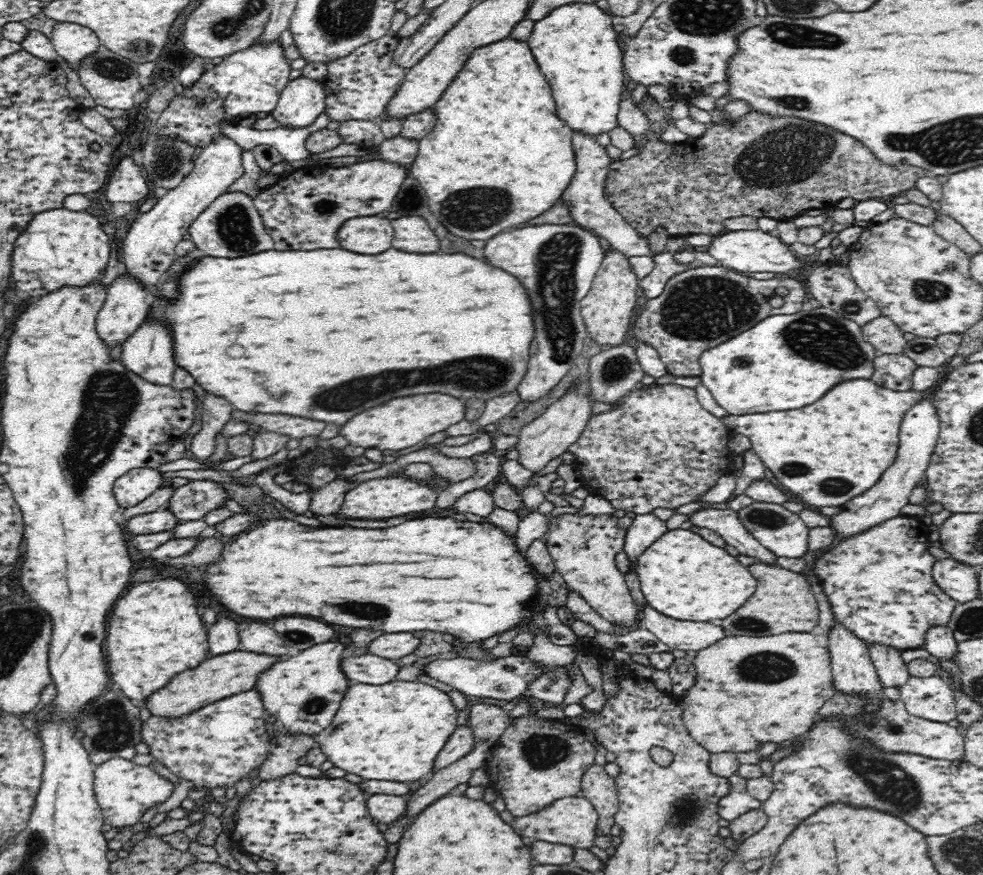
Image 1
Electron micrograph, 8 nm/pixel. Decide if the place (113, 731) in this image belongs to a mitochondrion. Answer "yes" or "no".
yes

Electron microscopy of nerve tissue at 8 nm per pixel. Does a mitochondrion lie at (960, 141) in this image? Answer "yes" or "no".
yes

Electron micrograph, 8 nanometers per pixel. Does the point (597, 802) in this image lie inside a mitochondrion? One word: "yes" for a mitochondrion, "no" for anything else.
no

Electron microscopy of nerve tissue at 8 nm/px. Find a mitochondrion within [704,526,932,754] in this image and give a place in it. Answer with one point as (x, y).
(768, 667)

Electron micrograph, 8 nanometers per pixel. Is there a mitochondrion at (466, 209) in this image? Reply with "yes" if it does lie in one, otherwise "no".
yes

